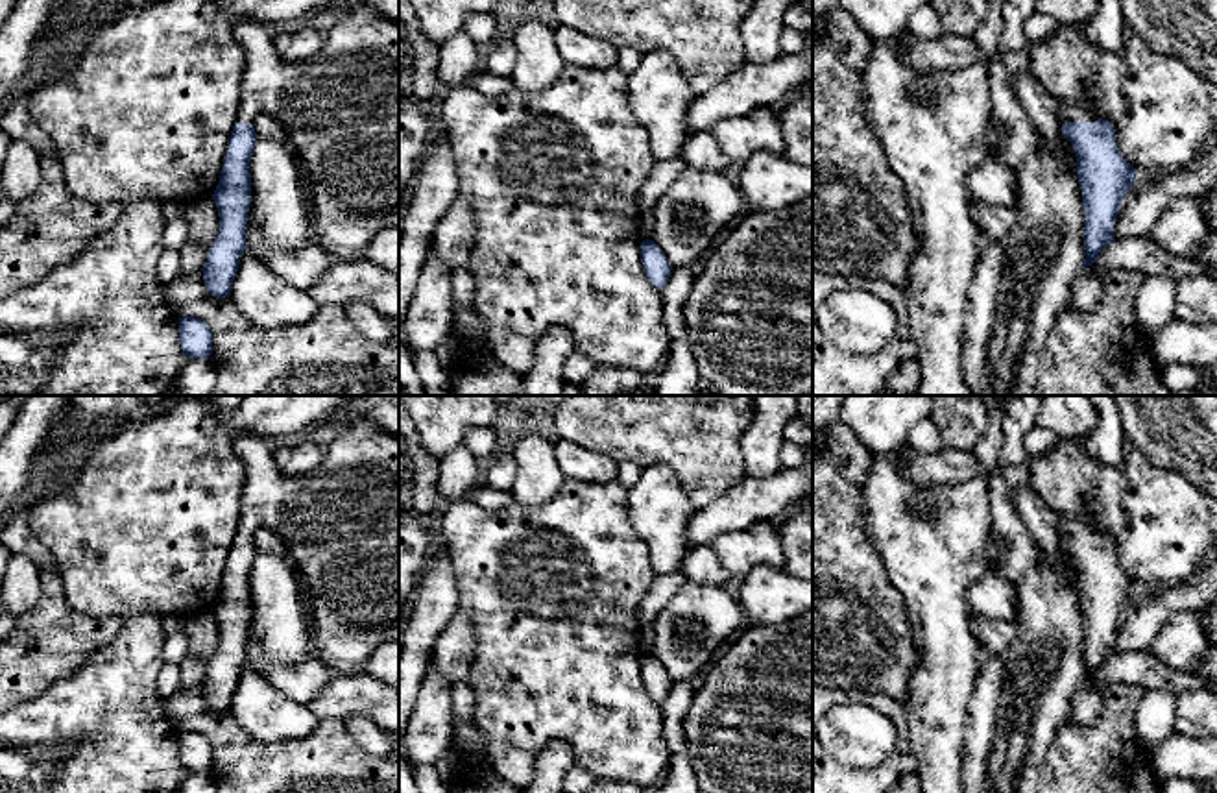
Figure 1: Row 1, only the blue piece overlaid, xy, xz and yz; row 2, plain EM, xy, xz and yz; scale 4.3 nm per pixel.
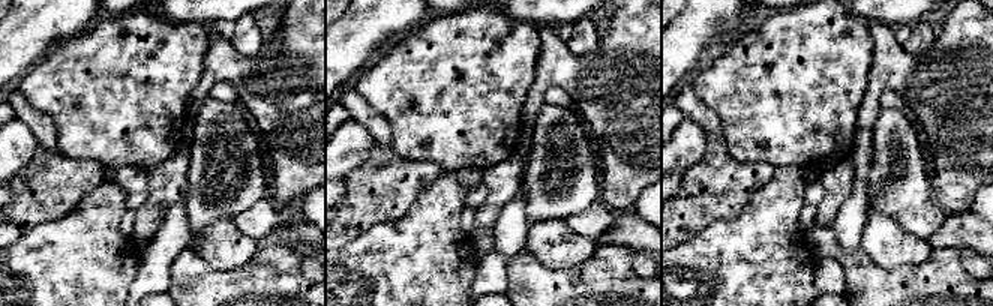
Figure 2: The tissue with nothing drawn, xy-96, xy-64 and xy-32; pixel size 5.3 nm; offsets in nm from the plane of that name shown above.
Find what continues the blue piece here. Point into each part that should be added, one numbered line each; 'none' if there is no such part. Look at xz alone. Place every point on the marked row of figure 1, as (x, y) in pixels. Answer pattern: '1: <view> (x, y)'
1: xz (647, 217)

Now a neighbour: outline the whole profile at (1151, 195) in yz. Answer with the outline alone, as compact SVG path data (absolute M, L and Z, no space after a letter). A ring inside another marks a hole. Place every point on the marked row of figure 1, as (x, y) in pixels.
M1217 142L1187 166L1136 176L1114 224L1114 240L1147 237L1160 214L1176 200L1204 196L1217 185Z

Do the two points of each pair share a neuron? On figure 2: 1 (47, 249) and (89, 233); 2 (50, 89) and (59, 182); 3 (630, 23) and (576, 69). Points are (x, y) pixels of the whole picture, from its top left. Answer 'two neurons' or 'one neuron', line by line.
1: one neuron
2: two neurons
3: one neuron

